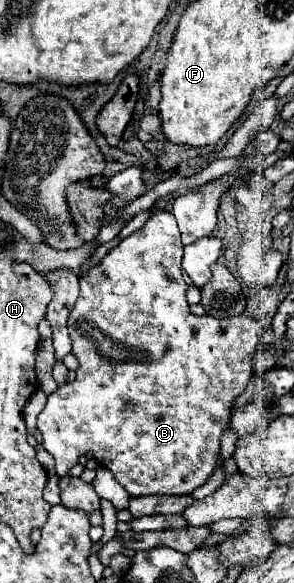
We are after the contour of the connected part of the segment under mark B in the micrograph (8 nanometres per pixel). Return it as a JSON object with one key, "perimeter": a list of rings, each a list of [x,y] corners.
{"perimeter":[[[160,211],[148,219],[148,223],[120,241],[110,253],[102,257],[98,265],[92,267],[92,271],[80,279],[80,297],[76,305],[70,311],[68,317],[68,331],[72,339],[72,353],[78,359],[78,369],[76,369],[76,379],[74,383],[66,383],[58,387],[50,397],[46,407],[38,415],[38,429],[42,433],[42,445],[46,447],[48,453],[56,459],[56,473],[60,477],[68,475],[68,471],[78,463],[78,457],[84,453],[92,453],[94,459],[106,467],[108,471],[114,473],[116,481],[130,493],[130,497],[140,497],[140,495],[180,495],[198,489],[200,485],[206,483],[206,479],[212,475],[216,467],[216,457],[218,457],[218,447],[220,447],[220,435],[224,431],[224,425],[228,425],[230,419],[230,407],[234,399],[246,389],[250,377],[254,375],[252,369],[252,357],[266,335],[266,329],[260,325],[258,319],[248,317],[248,315],[236,315],[230,319],[216,319],[210,315],[196,317],[188,309],[186,301],[186,283],[182,279],[180,271],[180,261],[182,261],[182,241],[180,241],[180,231],[176,225],[176,219],[172,219],[172,213]]]}

